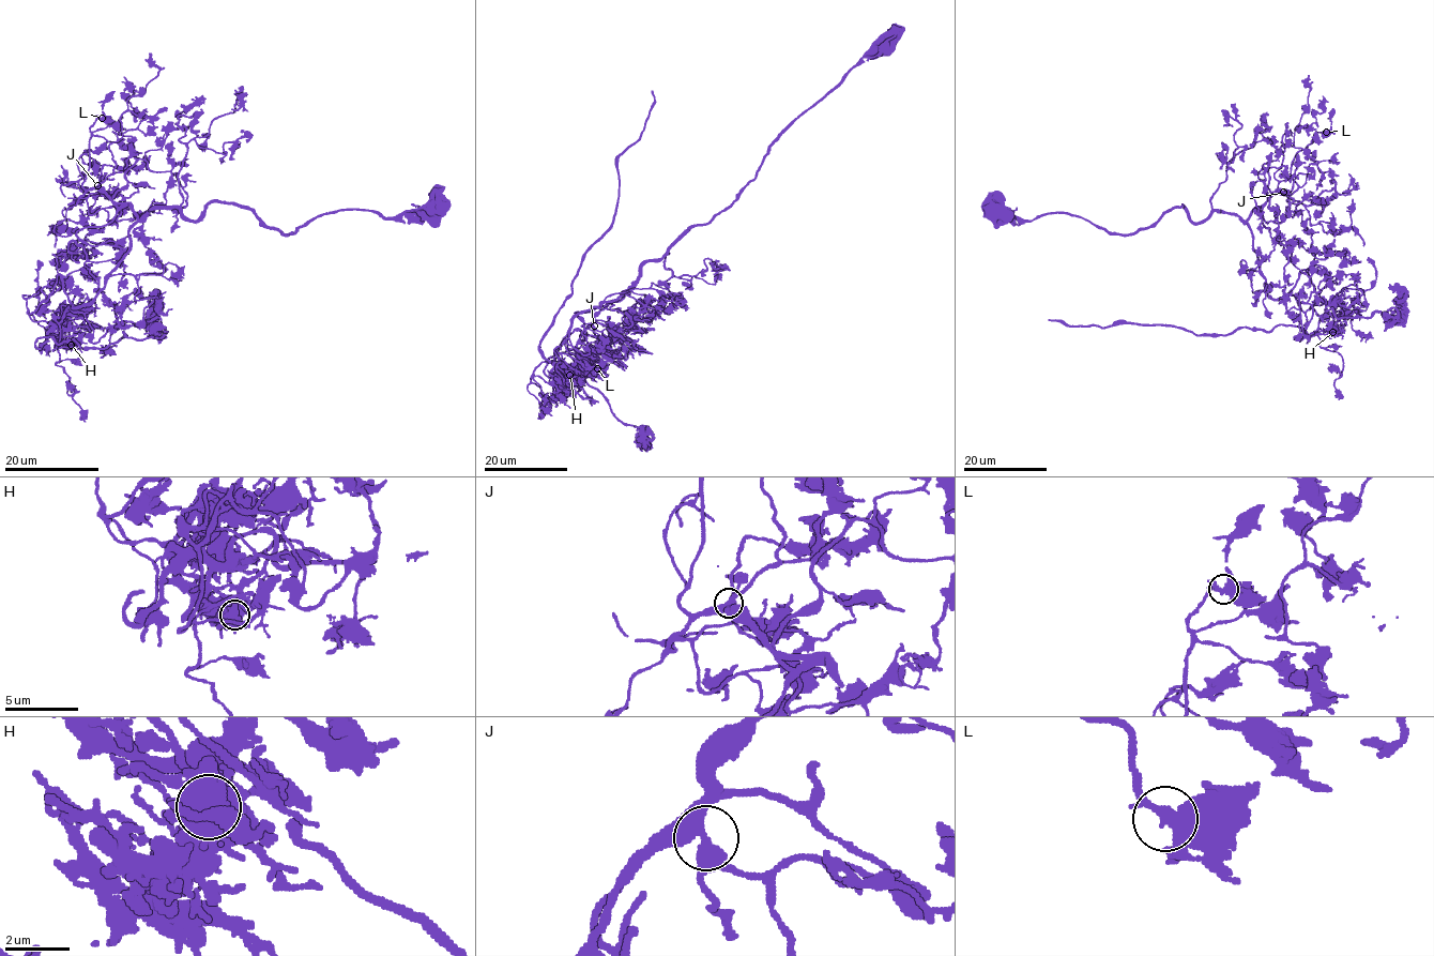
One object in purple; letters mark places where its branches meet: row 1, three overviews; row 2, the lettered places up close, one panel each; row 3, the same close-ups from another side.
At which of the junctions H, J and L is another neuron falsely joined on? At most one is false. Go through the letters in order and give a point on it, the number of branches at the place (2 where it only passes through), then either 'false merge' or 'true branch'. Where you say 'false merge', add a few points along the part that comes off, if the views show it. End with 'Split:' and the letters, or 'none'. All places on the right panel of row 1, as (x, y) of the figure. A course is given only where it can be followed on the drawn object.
H: place (1332, 332); branches 6; false merge; course (1332, 333), (1325, 318), (1312, 334), (1282, 324), (1194, 334), (1175, 327), (1049, 320)
J: place (1283, 192); branches 4; true branch
L: place (1326, 132); branches 4; true branch
Split: H

